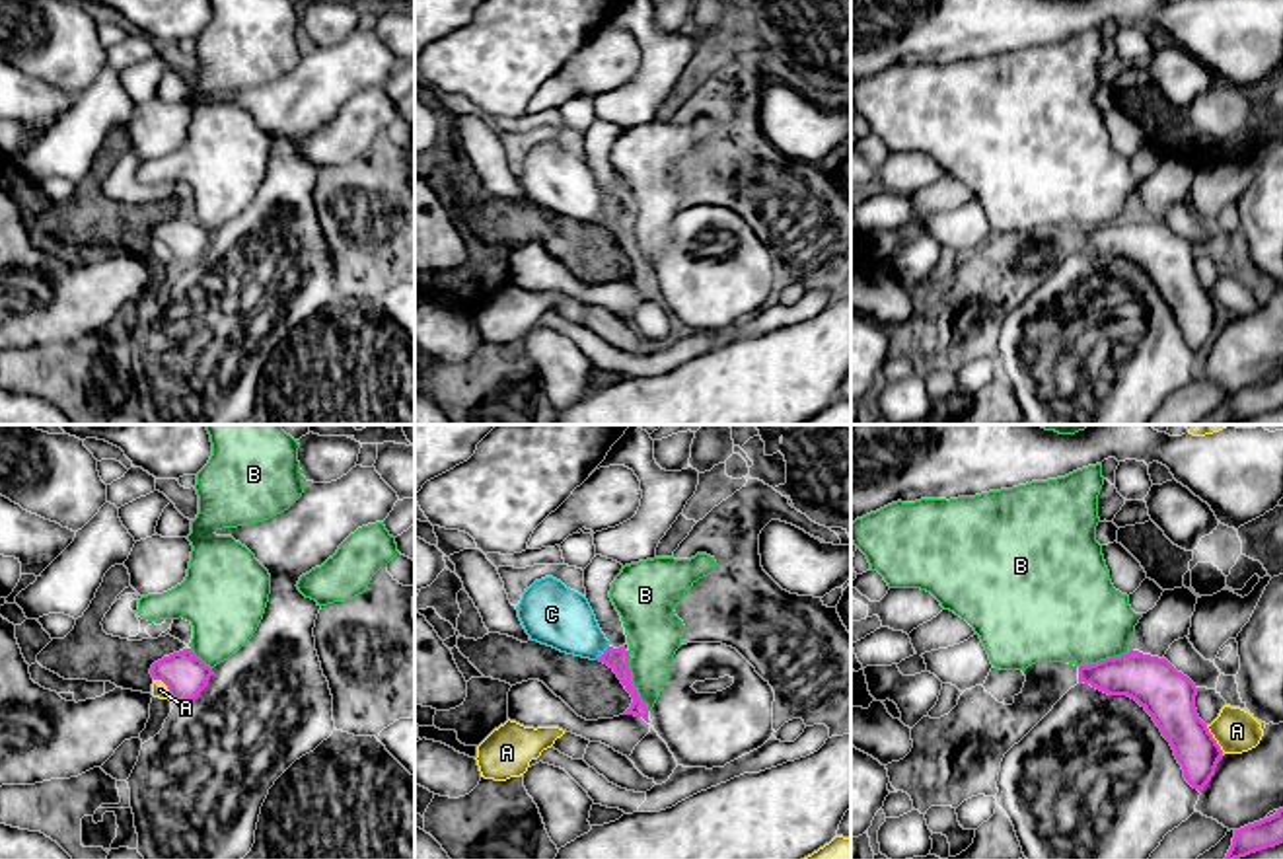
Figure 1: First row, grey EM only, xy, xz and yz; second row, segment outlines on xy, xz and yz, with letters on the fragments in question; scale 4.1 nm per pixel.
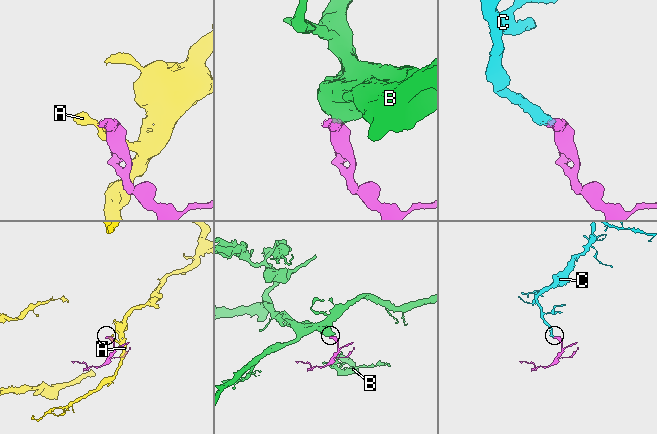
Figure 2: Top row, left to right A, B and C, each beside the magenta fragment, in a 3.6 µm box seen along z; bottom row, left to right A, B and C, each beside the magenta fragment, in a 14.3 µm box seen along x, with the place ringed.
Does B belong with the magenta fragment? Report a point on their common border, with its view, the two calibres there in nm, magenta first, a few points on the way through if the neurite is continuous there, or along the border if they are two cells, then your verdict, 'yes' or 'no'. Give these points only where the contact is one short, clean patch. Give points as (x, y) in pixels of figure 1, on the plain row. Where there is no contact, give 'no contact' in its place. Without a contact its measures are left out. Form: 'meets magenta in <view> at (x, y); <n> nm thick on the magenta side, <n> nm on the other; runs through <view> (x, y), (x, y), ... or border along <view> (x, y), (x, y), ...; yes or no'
meets magenta in xz at (629, 244); 90 nm thick on the magenta side, 220 nm on the other; border along xz (627, 215), (629, 244), (649, 273); no

